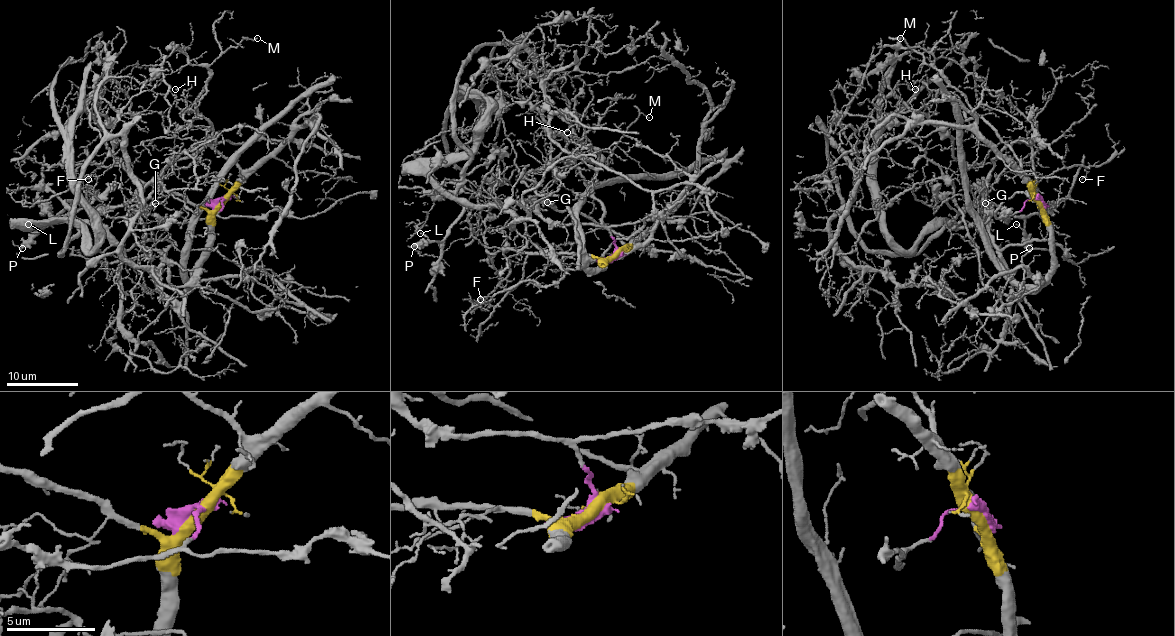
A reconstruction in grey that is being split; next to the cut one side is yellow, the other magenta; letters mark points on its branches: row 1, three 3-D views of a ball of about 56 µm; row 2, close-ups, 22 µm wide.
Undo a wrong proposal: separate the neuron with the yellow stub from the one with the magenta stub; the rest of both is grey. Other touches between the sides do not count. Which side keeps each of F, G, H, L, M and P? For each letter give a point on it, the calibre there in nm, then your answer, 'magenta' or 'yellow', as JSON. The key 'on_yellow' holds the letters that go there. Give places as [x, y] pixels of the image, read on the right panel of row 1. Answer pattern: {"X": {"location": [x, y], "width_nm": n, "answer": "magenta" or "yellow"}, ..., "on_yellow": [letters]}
{"F": {"location": [1082, 179], "width_nm": 100, "answer": "yellow"}, "G": {"location": [985, 203], "width_nm": 100, "answer": "magenta"}, "H": {"location": [915, 89], "width_nm": 130, "answer": "yellow"}, "L": {"location": [1016, 224], "width_nm": 140, "answer": "magenta"}, "M": {"location": [900, 38], "width_nm": 120, "answer": "yellow"}, "P": {"location": [1029, 248], "width_nm": 320, "answer": "magenta"}, "on_yellow": ["F", "H", "M"]}

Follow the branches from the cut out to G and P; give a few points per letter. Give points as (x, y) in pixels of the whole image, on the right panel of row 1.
G: (1040, 202), (1031, 198), (1007, 221), (985, 205), (982, 214), (987, 218), (978, 211), (985, 203)
P: (1040, 202), (1031, 198), (1007, 221), (985, 205), (996, 203), (1023, 220), (1023, 241), (1029, 248)

